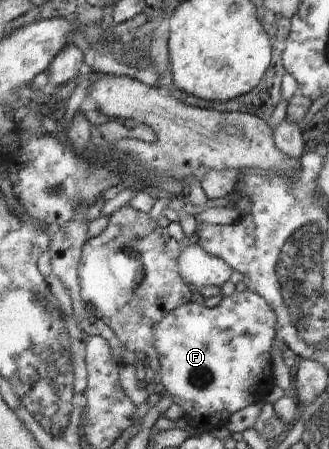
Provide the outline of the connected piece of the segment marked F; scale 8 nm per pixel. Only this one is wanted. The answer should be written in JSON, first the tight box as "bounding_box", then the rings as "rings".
{"bounding_box":[151,290,276,423],"rings":[[[249,290],[233,292],[222,298],[217,305],[205,307],[196,302],[187,302],[168,311],[151,329],[153,346],[159,362],[159,381],[171,398],[179,405],[185,417],[191,419],[191,411],[197,413],[201,423],[217,423],[237,410],[264,401],[273,387],[270,347],[276,337],[276,317],[267,302],[257,293]]]}

